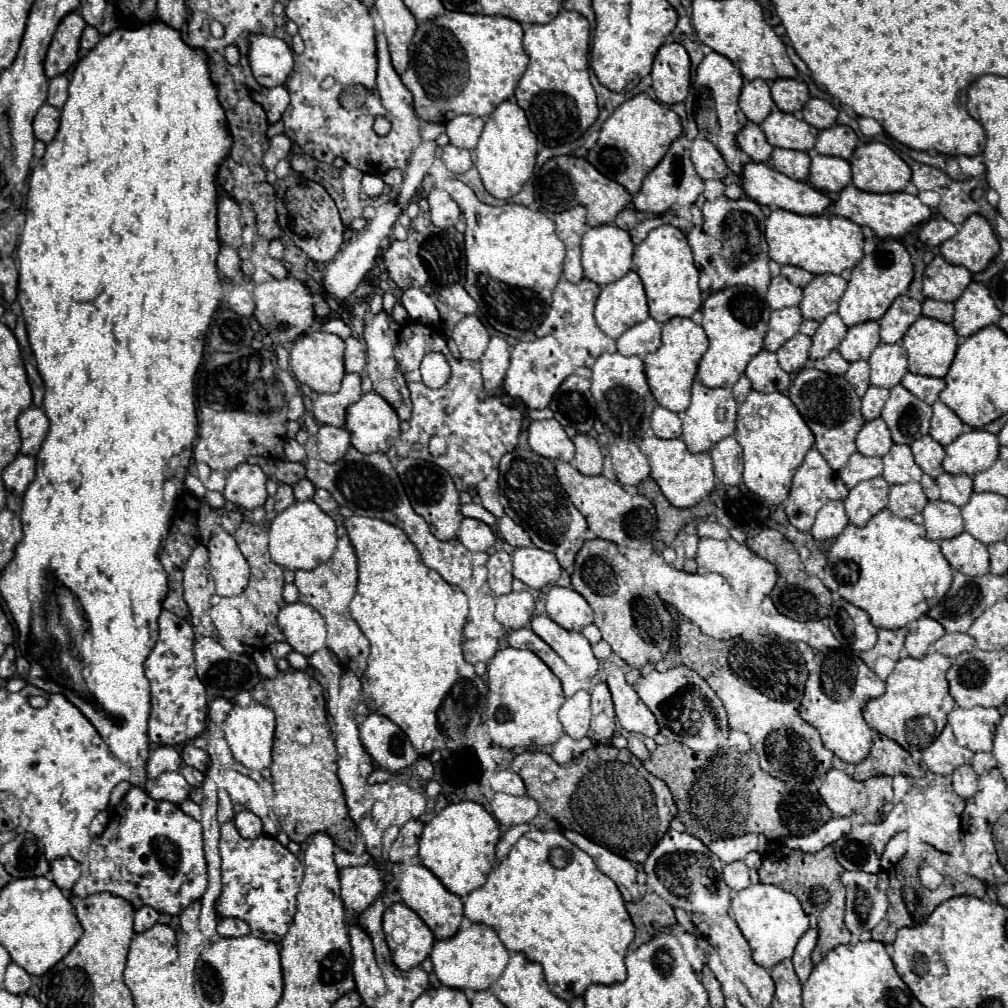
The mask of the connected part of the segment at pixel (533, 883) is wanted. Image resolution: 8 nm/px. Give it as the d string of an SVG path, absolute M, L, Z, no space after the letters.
M561 829L525 833L487 875L483 889L475 889L465 899L465 917L471 923L483 923L491 927L501 943L511 953L525 955L531 963L541 963L545 977L553 991L571 1001L575 995L583 995L587 985L613 985L625 979L625 949L633 939L633 925L625 911L625 903L615 883L605 877L593 863L593 859L577 849L563 837Z

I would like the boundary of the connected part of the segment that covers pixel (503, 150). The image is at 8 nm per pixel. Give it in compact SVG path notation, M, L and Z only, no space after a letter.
M513 101L499 103L489 117L485 117L485 127L481 131L479 143L473 149L473 163L481 175L485 189L495 199L507 199L519 193L521 185L529 179L535 167L538 147L537 137L529 131L523 109Z

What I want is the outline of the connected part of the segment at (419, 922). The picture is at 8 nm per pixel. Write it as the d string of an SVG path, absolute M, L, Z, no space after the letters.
M393 903L387 907L383 927L391 949L391 961L401 971L423 963L437 943L423 919L403 903Z

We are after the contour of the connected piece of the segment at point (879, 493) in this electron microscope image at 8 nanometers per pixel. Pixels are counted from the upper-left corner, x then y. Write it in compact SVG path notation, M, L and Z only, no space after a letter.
M883 477L861 481L853 489L849 489L849 495L843 501L849 523L855 525L855 527L867 525L867 521L877 511L887 507L887 503L889 503L887 491L889 491L889 485Z

